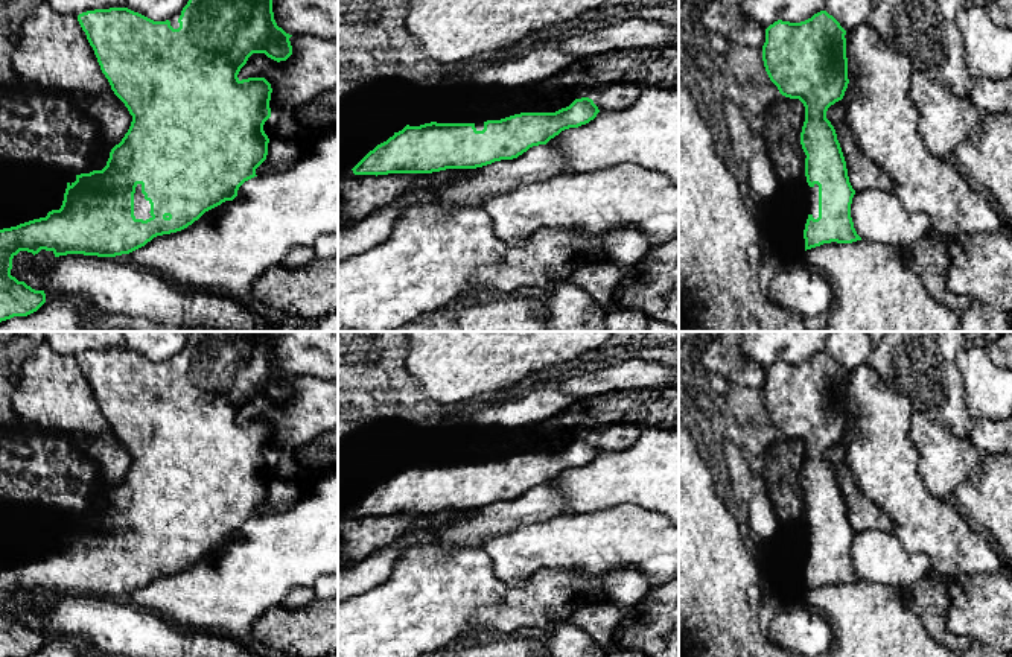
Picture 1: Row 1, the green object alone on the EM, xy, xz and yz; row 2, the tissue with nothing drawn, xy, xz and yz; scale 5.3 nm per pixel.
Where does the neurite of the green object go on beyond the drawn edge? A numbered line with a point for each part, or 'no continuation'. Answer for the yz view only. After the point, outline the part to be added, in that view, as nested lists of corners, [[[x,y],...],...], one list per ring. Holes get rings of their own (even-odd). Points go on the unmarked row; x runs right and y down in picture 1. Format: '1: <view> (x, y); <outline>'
1: yz (813, 549); [[[814,525],[810,528],[810,546],[808,546],[808,555],[811,555],[814,560],[819,558],[819,526]]]

